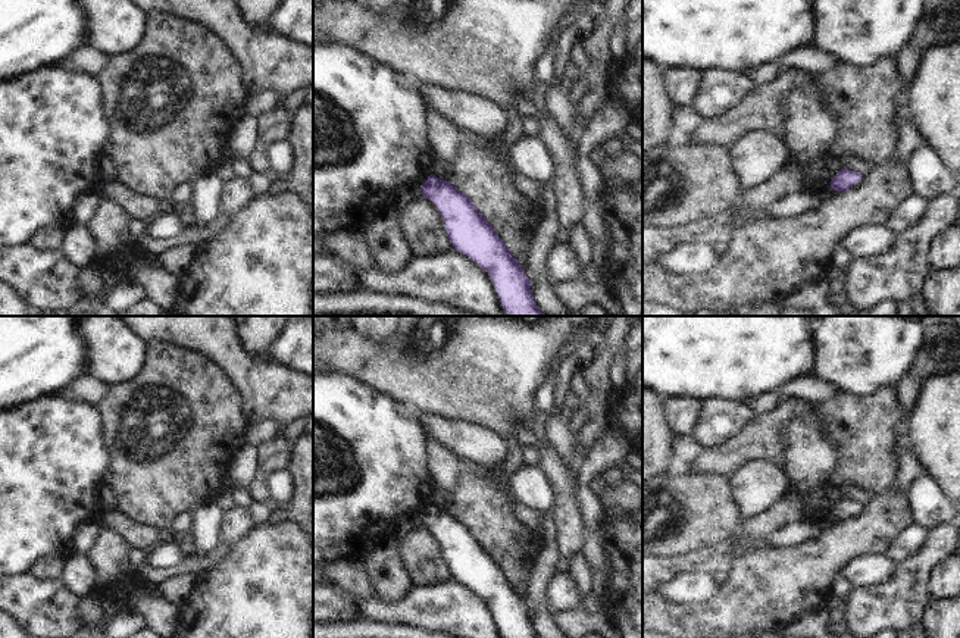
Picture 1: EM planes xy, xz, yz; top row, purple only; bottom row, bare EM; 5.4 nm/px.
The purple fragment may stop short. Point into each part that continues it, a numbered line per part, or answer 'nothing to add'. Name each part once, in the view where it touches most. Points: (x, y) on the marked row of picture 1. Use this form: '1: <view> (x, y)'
nothing to add

